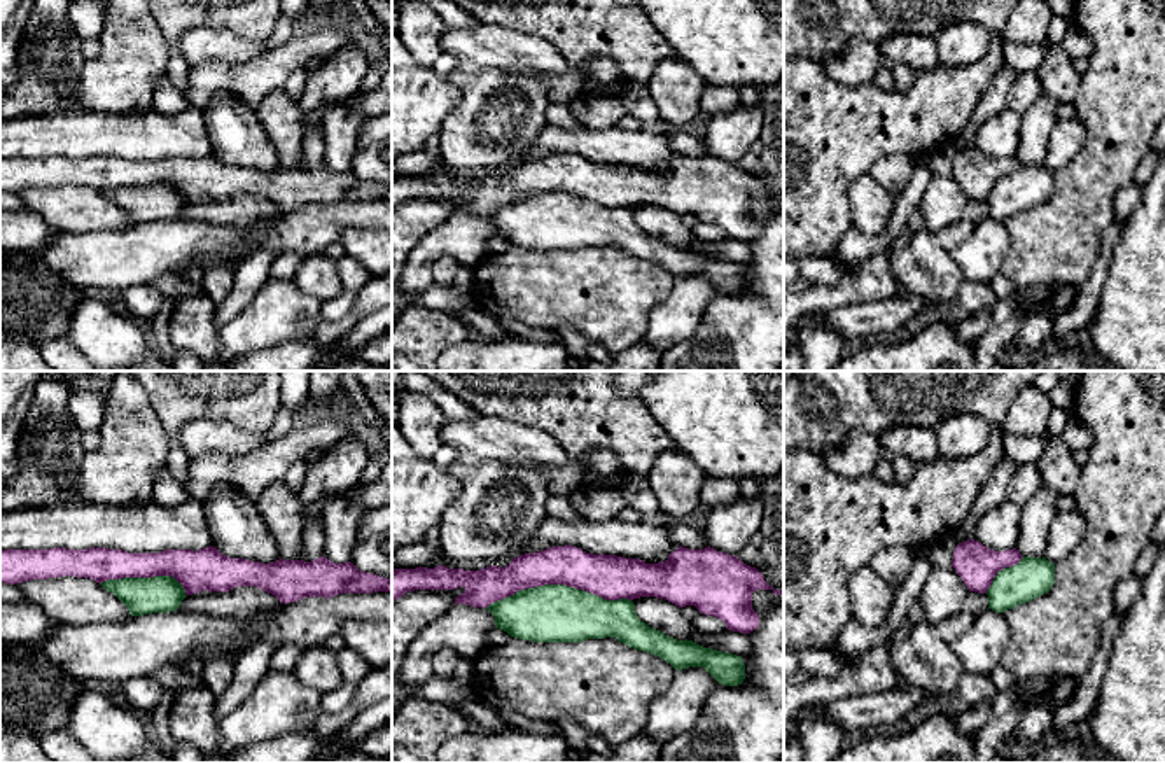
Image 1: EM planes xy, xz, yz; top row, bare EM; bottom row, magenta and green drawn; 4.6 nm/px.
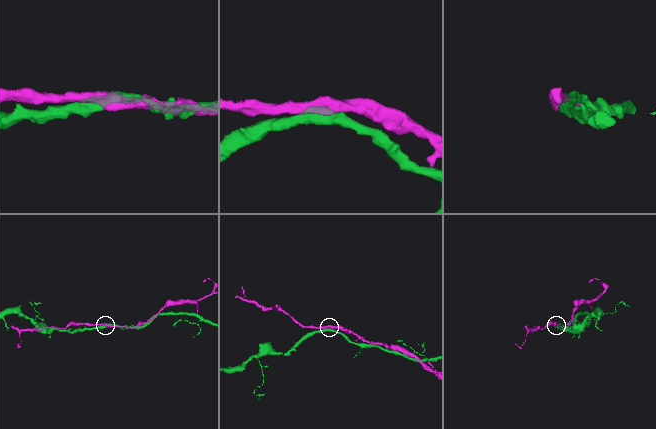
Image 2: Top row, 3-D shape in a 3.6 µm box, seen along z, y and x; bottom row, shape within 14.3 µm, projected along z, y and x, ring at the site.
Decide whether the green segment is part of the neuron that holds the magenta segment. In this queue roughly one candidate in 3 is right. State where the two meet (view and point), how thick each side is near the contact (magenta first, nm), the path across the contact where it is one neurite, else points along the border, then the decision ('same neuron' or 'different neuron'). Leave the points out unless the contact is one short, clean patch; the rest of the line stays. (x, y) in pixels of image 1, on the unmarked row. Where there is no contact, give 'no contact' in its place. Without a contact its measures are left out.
contact xz (558, 191); calibres 200 and 280 nm; different neuron

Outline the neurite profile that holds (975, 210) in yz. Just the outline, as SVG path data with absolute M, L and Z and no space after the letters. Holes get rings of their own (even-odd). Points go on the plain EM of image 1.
M969 200L964 208L964 219L971 220L973 224L978 224L988 217L988 203Z

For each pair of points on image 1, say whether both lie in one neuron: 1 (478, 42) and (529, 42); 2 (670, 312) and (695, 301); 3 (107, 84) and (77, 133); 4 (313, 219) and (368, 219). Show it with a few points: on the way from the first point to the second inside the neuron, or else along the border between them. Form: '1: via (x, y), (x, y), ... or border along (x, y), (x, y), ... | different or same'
1: via (490, 42), (516, 42) | same
2: via (676, 312), (690, 301) | same
3: border along (84, 109), (98, 112), (132, 111) | different
4: via (327, 219), (354, 219) | same

